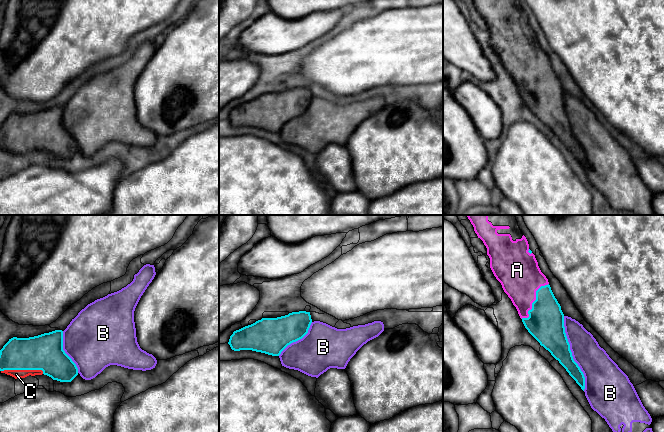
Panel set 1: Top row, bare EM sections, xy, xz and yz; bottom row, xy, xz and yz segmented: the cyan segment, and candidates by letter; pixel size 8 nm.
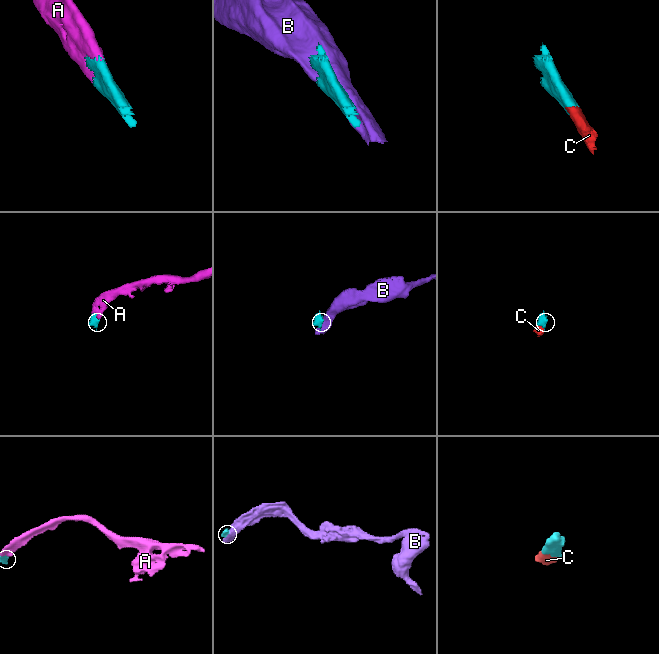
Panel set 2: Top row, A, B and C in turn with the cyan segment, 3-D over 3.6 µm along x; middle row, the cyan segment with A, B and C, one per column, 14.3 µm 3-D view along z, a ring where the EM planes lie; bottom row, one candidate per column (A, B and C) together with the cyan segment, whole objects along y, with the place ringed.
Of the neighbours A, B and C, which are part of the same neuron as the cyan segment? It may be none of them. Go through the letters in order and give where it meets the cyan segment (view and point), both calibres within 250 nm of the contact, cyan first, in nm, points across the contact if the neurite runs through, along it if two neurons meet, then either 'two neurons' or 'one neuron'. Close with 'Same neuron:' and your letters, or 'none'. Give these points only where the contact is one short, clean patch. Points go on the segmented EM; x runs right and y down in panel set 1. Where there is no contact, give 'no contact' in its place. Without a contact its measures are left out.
A: yz (534, 301) | 300/340 nm | one neuron
B: yz (571, 353) | 240/260 nm | two neurons
C: xy (23, 369) | 300/70 nm | one neuron
Same neuron: A, C

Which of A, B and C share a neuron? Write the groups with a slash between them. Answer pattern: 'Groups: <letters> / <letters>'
Groups: A C / B

